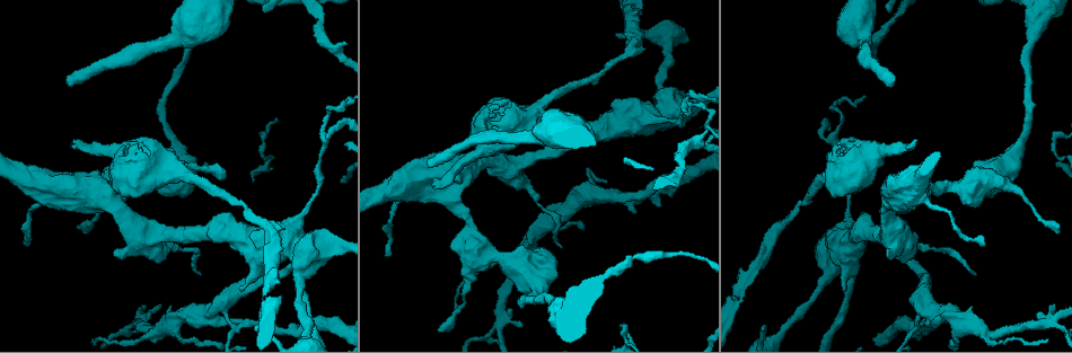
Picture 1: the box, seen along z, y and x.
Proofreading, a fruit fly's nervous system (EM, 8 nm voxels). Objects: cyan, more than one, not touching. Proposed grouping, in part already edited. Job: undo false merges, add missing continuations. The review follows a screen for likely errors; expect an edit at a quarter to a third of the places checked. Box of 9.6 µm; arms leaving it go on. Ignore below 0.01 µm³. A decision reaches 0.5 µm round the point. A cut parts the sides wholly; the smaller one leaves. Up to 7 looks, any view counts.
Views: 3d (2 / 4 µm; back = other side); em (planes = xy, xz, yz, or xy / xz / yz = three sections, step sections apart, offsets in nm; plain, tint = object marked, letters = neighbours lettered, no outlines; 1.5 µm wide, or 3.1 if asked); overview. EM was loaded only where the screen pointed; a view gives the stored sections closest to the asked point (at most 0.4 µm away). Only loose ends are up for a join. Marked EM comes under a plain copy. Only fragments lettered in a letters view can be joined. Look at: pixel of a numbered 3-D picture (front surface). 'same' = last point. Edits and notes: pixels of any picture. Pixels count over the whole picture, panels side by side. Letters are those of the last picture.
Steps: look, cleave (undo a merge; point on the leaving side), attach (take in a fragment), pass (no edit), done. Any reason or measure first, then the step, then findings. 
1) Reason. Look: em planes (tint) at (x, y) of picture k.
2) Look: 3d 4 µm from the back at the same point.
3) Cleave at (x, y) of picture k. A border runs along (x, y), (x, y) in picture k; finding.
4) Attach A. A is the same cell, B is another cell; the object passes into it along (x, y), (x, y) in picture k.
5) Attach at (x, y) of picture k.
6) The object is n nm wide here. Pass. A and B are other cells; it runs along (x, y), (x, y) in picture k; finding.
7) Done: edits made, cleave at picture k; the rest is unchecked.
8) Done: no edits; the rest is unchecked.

Free end. Look: em planes (letters) at (431, 162) of picture 1.

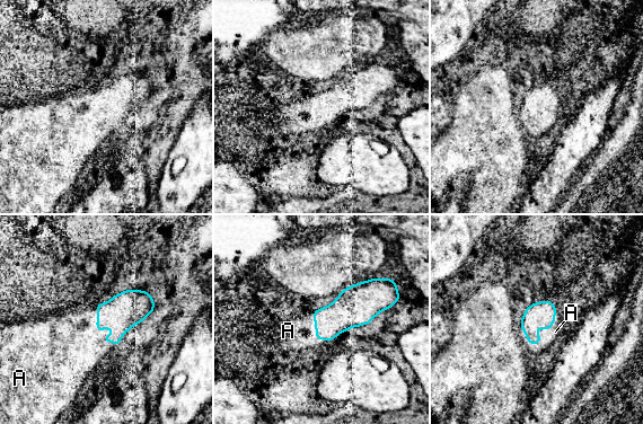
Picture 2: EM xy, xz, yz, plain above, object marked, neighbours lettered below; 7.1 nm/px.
Attach A. A is the same cell; the object passes into it along (349, 310), (314, 312), (288, 330) in picture 2; it goes on there.

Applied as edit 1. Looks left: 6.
Sudden change in width. Look: em planes (letters) at (877, 154) of picture 1.

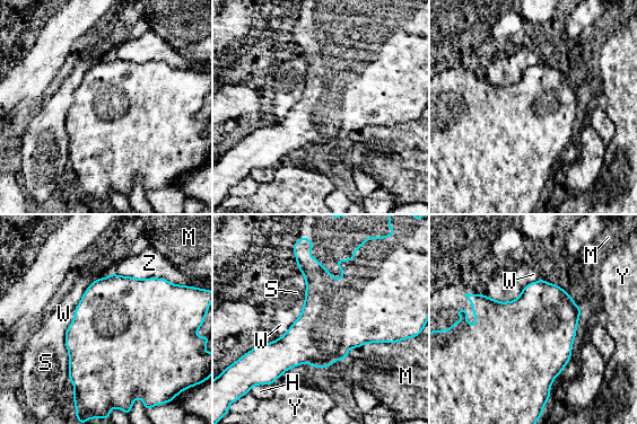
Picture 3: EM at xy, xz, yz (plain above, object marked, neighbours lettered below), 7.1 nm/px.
Pass. H, M, S, W, Y and Z are other cells; a border runs along (113, 273), (88, 286), (68, 325) in picture 3; one neuron here.

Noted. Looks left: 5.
Branch stops here. Look: em planes (letters) at (984, 245) of picture 1.

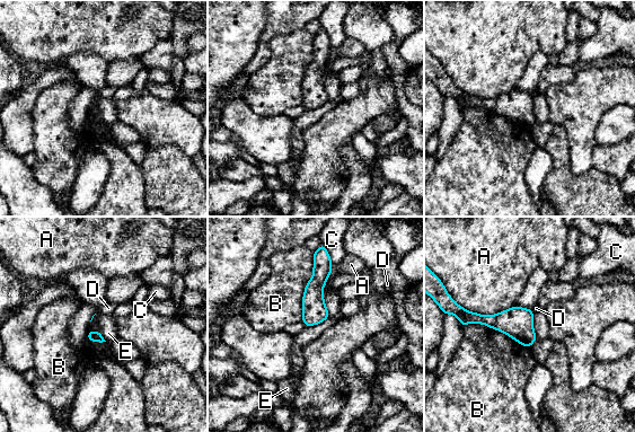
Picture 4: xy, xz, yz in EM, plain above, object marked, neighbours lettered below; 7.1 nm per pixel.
The object is 80 nm wide here; the longest contact is with B, 480 nm. Pass. A, B, C, D and E are other cells; no lettered fragment goes on from it.

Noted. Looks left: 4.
Done: edits made, attach at picture 2; the rest is unchecked.

